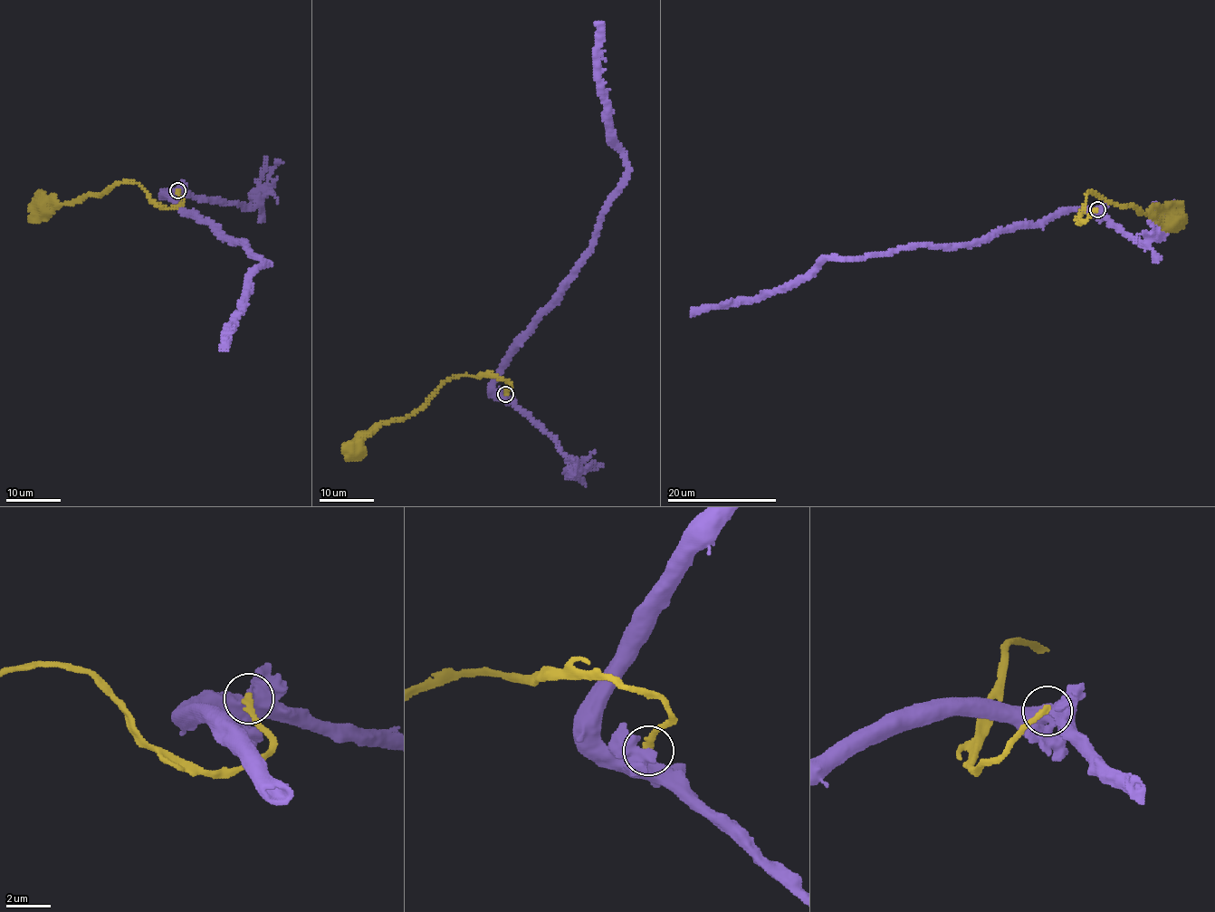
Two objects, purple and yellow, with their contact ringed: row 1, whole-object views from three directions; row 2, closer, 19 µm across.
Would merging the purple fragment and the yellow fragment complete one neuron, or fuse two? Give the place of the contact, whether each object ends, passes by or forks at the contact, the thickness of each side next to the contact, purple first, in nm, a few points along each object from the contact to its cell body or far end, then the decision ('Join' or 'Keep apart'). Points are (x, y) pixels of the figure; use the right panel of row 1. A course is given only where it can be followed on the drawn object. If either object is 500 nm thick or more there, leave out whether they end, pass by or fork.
Place: (1097, 209). Thickness 650 nm (purple) against 320 nm. Course of purple: (1097, 209), (1058, 211), (976, 243), (824, 258), (789, 286), (703, 305), (690, 315). Course of yellow: (1097, 209), (1079, 223), (1086, 196), (1090, 191), (1116, 205), (1132, 206), (1145, 212), (1162, 225), (1178, 223). Keep apart

